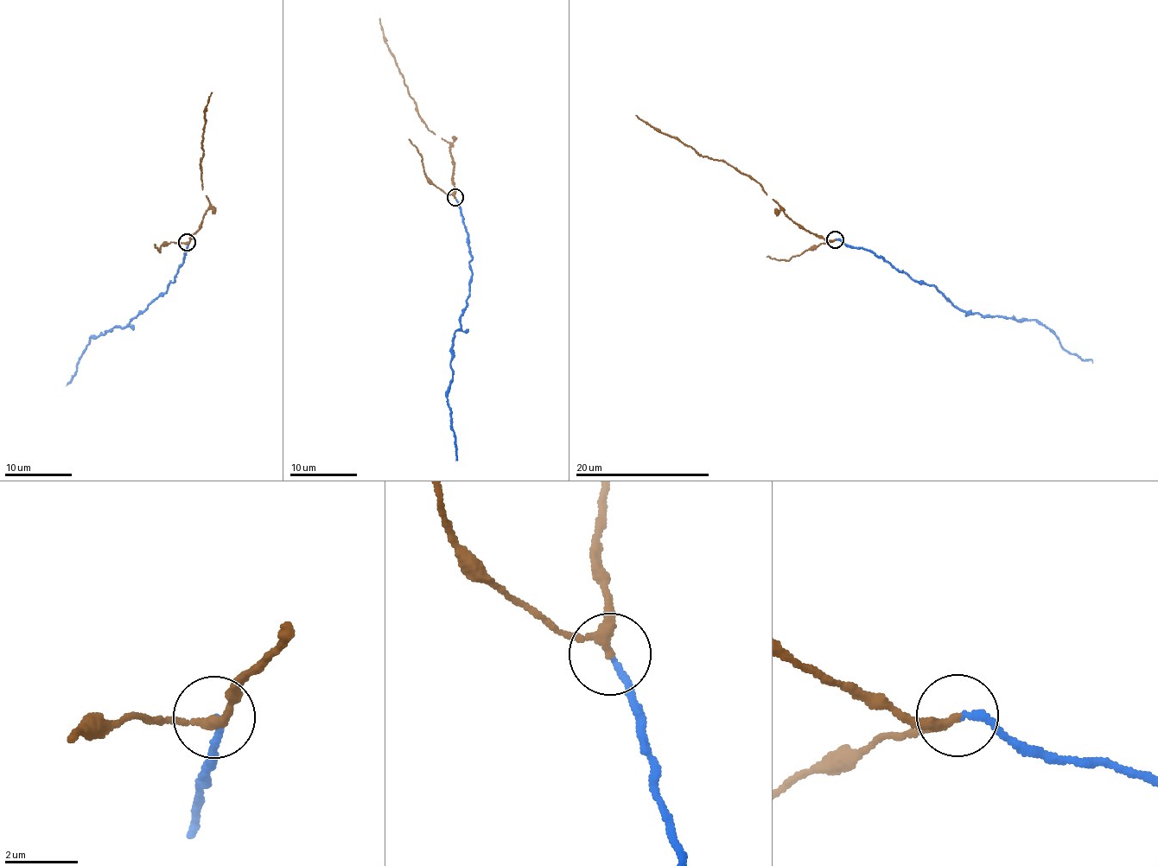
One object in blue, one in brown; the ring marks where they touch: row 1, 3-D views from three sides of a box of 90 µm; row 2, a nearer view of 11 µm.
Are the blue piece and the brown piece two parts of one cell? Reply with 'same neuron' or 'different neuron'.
same neuron

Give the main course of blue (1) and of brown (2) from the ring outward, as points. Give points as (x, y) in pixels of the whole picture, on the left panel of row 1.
1: (187, 244), (173, 282), (168, 284), (165, 292), (128, 324), (97, 338), (88, 338), (76, 371), (66, 386)
2: (187, 242), (190, 242), (200, 228), (209, 204), (202, 190), (199, 165), (203, 156), (206, 109), (212, 92)

